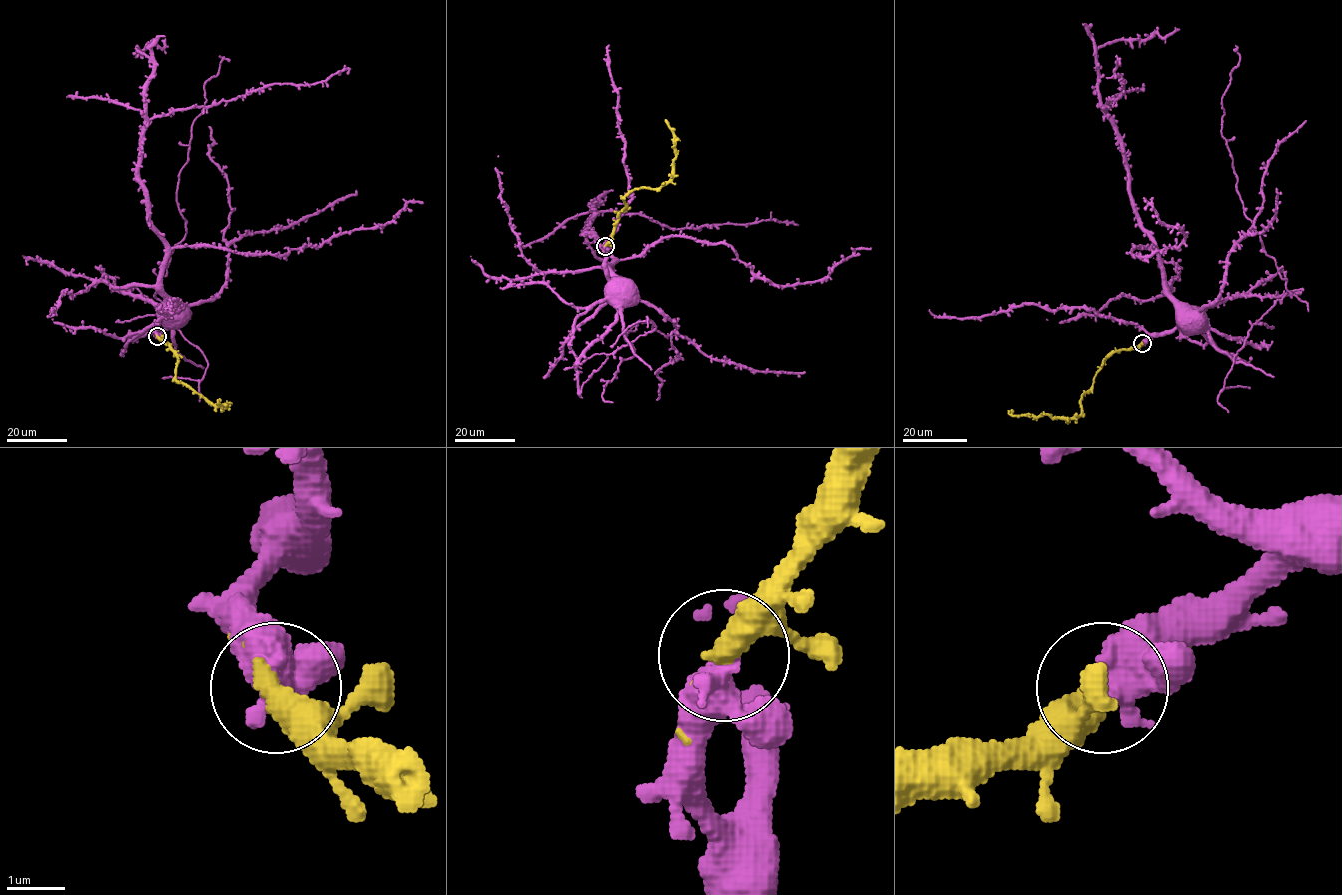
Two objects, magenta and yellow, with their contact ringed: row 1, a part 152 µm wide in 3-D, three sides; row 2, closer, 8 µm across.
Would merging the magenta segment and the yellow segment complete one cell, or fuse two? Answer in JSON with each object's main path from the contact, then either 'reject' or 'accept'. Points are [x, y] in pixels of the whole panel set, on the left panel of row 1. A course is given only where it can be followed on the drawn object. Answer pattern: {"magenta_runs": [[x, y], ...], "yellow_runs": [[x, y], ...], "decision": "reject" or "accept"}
{"magenta_runs": [[157, 336], [156, 325], [171, 303], [172, 312]], "yellow_runs": [[157, 336], [170, 345], [177, 358], [176, 380], [214, 404], [224, 407], [228, 404], [219, 404], [217, 399]], "decision": "accept"}

